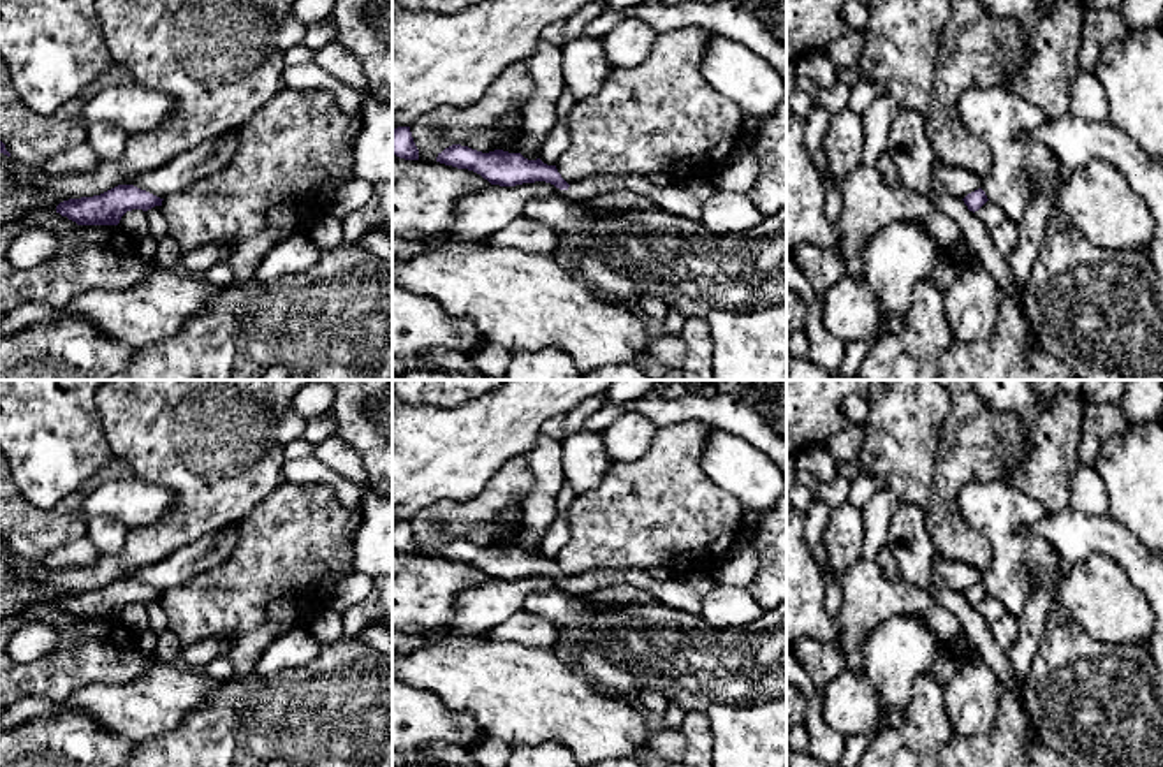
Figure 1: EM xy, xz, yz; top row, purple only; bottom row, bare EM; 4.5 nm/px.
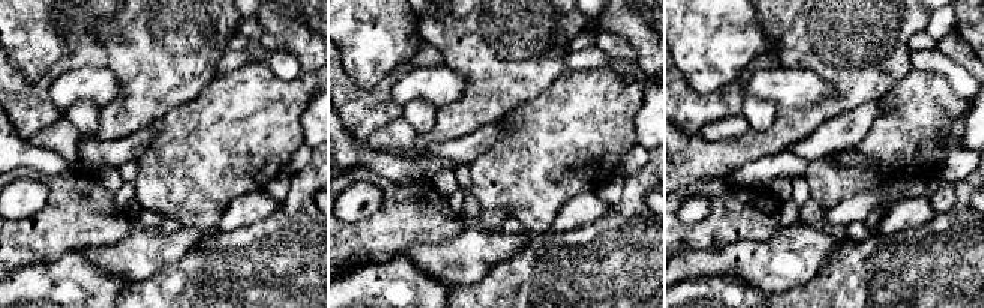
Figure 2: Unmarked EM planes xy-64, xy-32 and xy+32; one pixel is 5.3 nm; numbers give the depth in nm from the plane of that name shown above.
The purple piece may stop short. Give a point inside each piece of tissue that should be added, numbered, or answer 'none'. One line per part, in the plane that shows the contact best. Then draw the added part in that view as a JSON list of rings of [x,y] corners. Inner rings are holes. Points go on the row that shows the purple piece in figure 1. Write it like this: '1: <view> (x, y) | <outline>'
1: xz (685, 199) | [[[640,174],[595,176],[574,181],[568,186],[570,197],[581,202],[618,190],[647,195],[656,202],[658,209],[688,220],[700,220],[704,204],[714,194],[711,183],[656,186],[647,176]]]

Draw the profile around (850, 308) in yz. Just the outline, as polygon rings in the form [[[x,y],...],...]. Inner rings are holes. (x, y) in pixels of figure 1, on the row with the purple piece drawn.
[[[845,273],[827,290],[822,324],[843,343],[873,341],[876,338],[878,320],[878,299],[864,280],[864,274],[853,276]]]

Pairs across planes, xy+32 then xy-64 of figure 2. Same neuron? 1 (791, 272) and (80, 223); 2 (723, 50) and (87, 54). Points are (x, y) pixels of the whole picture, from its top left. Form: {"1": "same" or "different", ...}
{"1": "different", "2": "different"}

